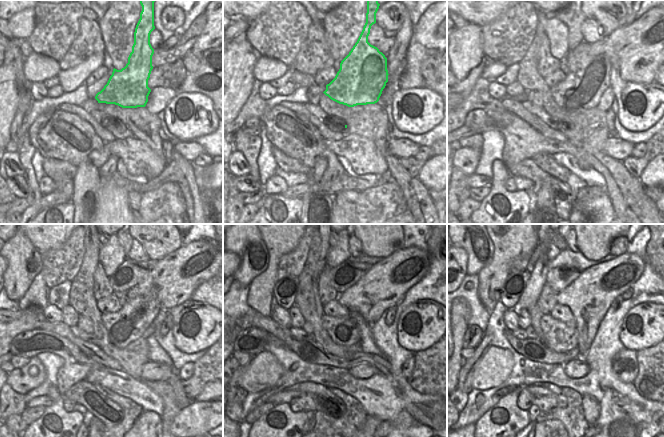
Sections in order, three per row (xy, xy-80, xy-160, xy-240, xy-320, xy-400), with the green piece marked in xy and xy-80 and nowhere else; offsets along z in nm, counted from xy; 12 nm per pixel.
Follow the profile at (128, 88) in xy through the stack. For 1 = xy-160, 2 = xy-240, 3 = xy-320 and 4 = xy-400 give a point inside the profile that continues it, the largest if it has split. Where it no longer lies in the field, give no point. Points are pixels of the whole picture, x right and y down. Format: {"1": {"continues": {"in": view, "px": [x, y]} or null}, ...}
{"1": {"continues": {"in": "xy-160", "px": [588, 77]}}, "2": {"continues": {"in": "xy-240", "px": [127, 325]}}, "3": {"continues": {"in": "xy-320", "px": [344, 331]}}, "4": {"continues": {"in": "xy-400", "px": [557, 336]}}}

